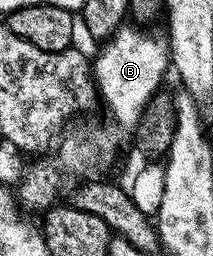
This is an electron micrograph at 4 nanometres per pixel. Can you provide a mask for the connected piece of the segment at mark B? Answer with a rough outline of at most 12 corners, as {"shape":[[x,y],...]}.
{"shape":[[121,26],[94,56],[116,124],[80,124],[20,180],[25,209],[57,203],[60,172],[99,177],[161,91],[170,49]]}

